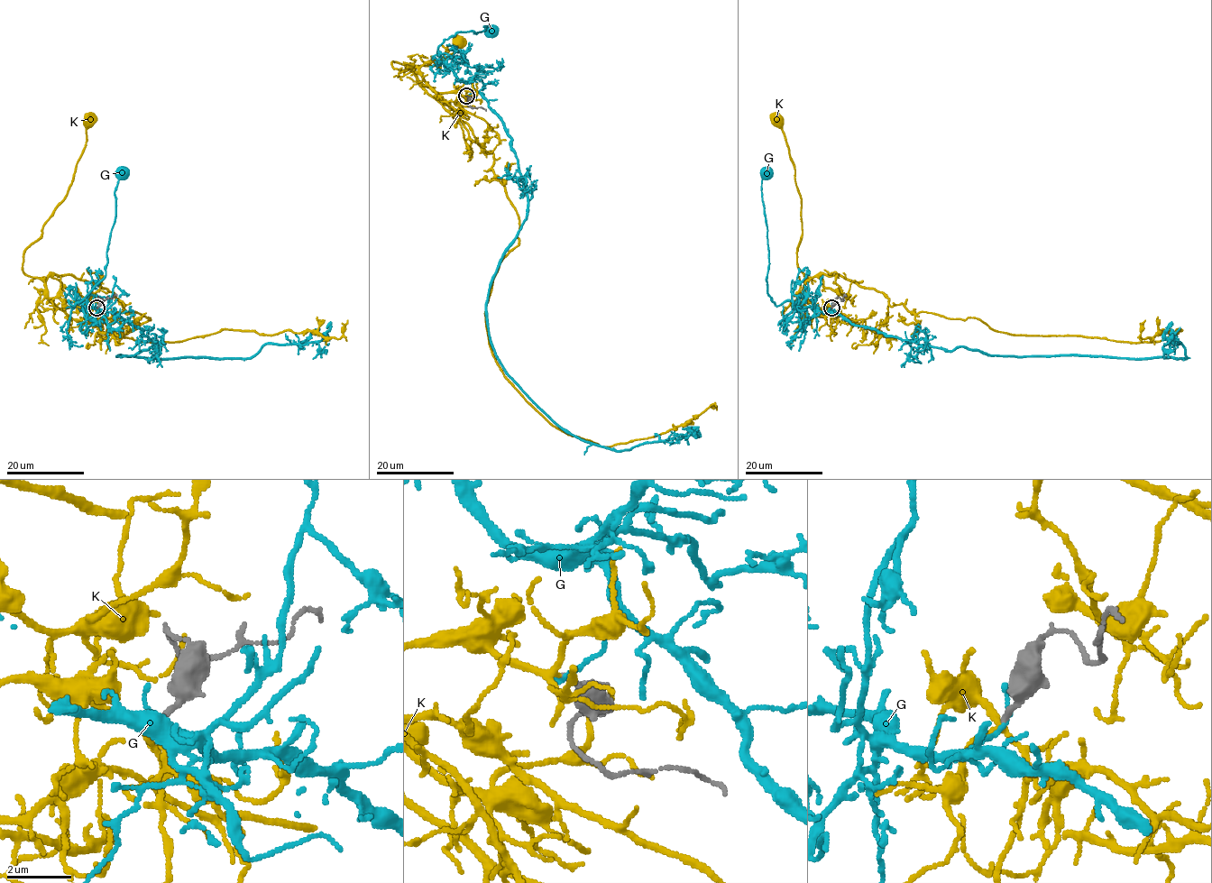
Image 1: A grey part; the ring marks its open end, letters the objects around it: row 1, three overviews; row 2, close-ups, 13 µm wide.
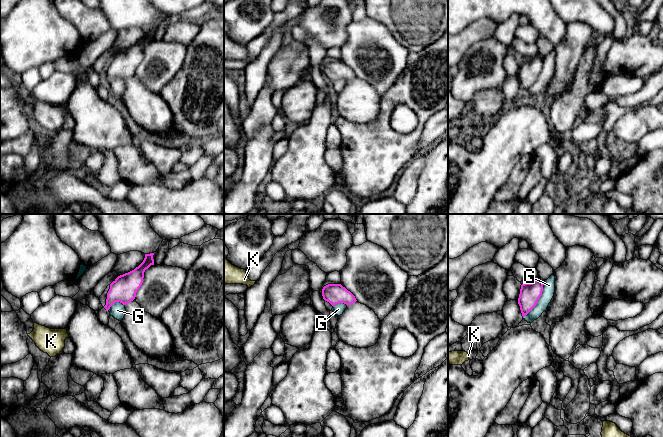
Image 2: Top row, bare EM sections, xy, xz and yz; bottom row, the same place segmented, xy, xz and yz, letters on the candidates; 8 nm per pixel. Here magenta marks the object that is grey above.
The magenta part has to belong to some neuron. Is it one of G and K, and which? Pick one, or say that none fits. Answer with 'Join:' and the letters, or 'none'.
Join: K

